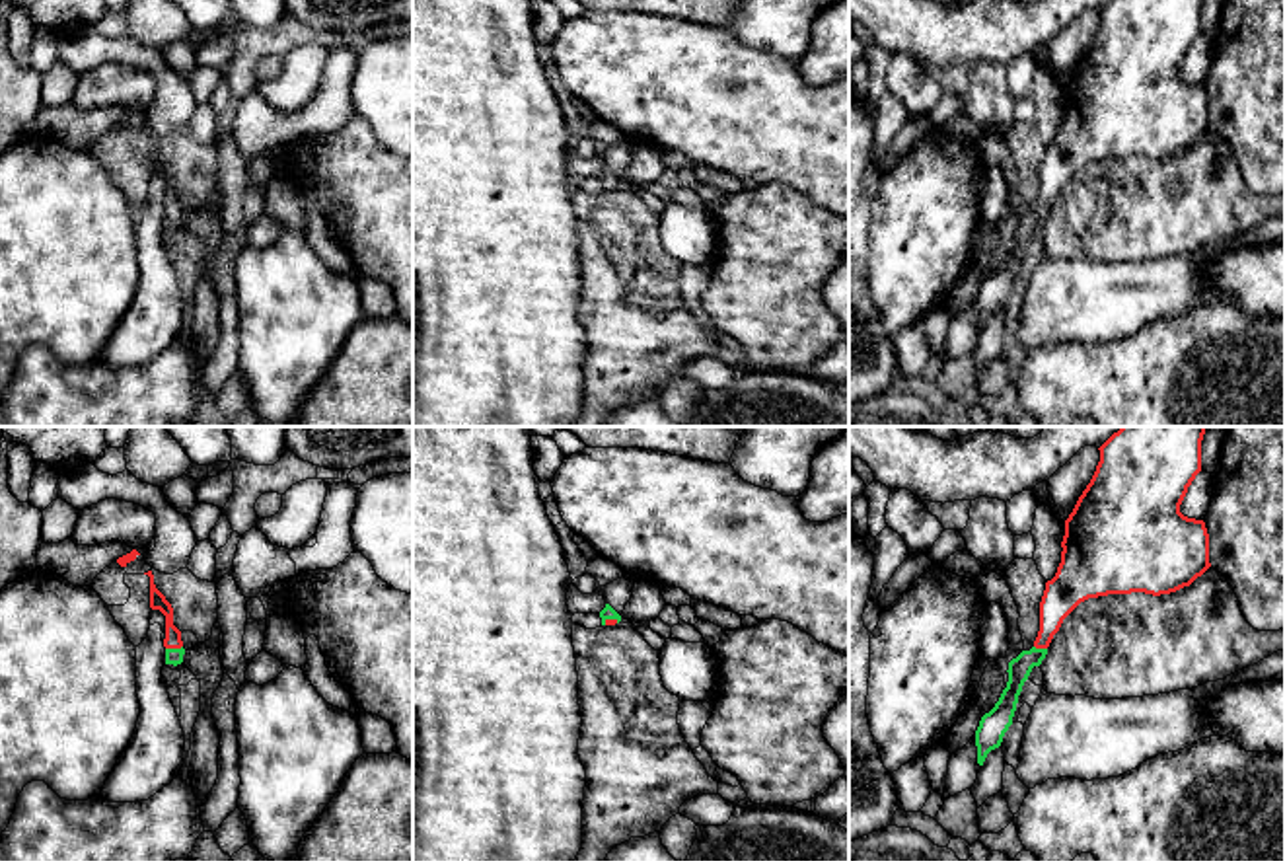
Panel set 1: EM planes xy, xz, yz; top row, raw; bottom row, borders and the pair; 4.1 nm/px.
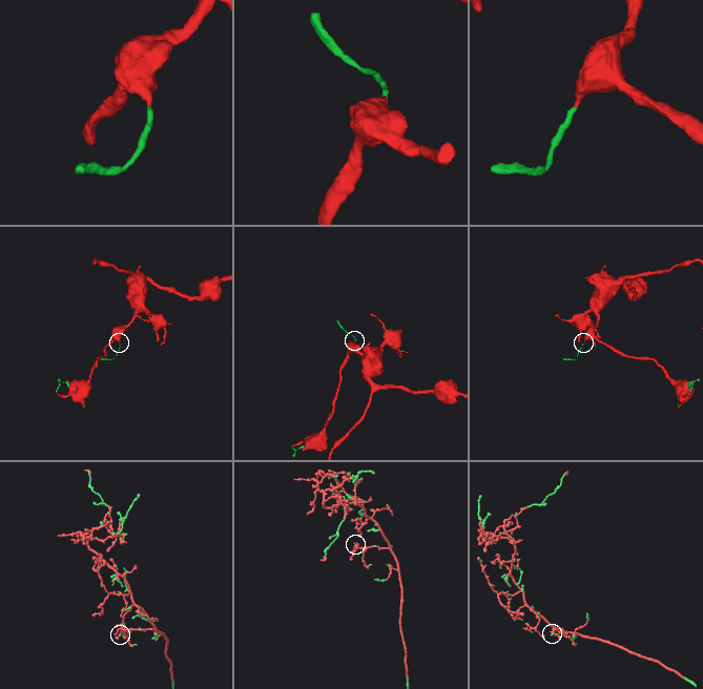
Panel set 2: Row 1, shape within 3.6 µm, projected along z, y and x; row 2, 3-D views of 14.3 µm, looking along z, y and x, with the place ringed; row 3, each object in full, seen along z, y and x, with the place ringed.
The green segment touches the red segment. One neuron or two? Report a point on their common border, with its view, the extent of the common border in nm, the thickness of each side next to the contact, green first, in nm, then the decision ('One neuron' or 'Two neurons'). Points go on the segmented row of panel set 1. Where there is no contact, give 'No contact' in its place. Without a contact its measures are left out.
Touches green at xy (174, 649). Shared border 70 nm. Thickness 70 nm (green) against 70 nm. One neuron

